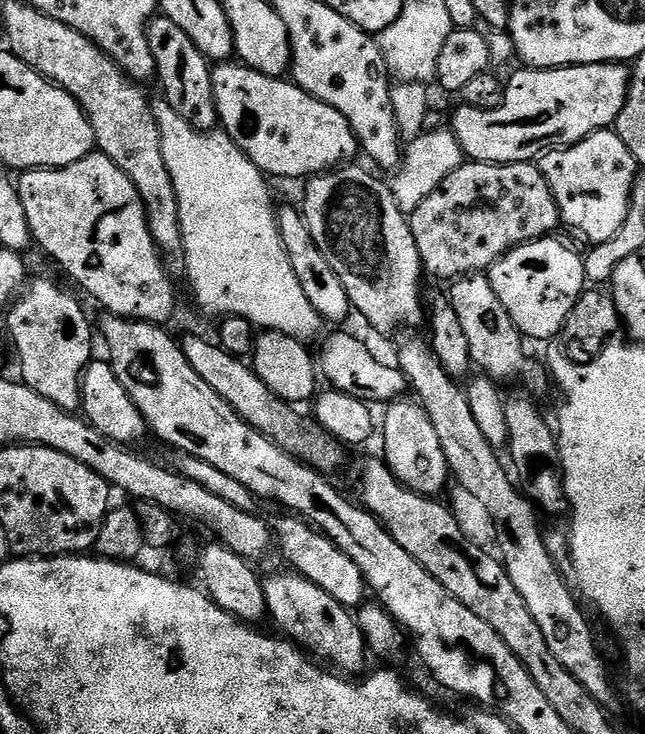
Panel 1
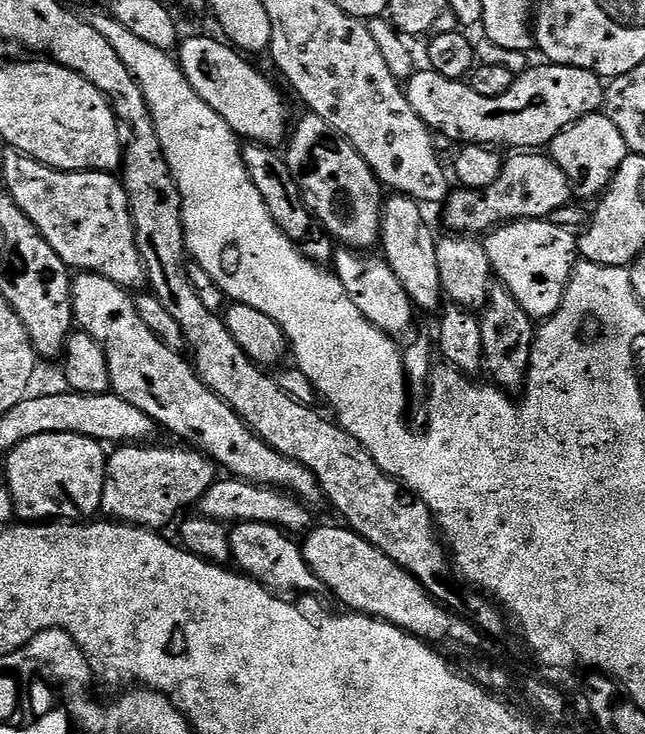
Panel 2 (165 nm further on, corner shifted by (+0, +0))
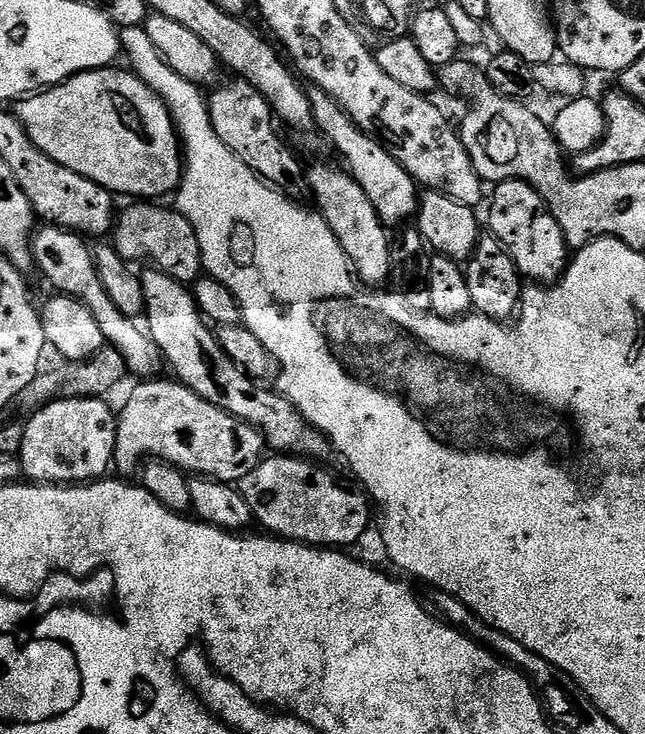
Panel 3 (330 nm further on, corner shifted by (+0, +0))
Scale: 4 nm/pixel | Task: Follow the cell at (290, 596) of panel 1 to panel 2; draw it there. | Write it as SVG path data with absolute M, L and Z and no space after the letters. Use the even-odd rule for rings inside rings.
M246 522L237 524L228 533L232 543L232 560L241 573L264 585L276 594L292 594L288 592L321 592L325 591L323 582L310 570L304 557L304 549L296 544L291 535L283 528L266 522Z

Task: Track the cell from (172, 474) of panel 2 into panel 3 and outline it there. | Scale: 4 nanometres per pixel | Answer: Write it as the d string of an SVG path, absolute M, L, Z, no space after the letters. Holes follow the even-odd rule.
M148 378L140 384L128 396L124 409L119 409L116 422L116 455L114 457L114 468L121 477L128 476L137 471L149 458L164 460L173 464L185 474L199 474L210 480L219 480L221 484L235 485L250 470L260 465L262 457L266 452L264 437L260 435L258 428L251 428L246 422L226 414L218 406L206 402L194 390L190 390L185 384L175 379L160 380L161 378Z

